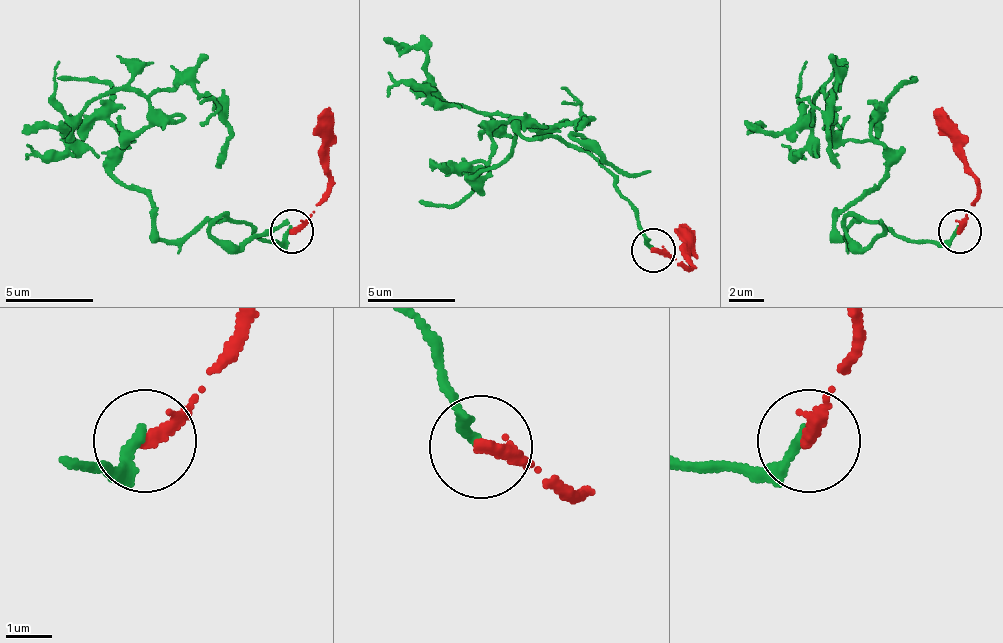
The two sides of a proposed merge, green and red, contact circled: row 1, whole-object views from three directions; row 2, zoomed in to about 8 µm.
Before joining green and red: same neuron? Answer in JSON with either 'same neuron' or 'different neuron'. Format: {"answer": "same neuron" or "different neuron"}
{"answer": "different neuron"}

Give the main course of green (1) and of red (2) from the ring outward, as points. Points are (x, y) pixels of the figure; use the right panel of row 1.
1: (958, 230), (844, 235), (888, 156), (840, 138), (822, 90), (779, 134), (748, 125)
2: (958, 230), (958, 221), (976, 200), (976, 182), (963, 134), (936, 107)

